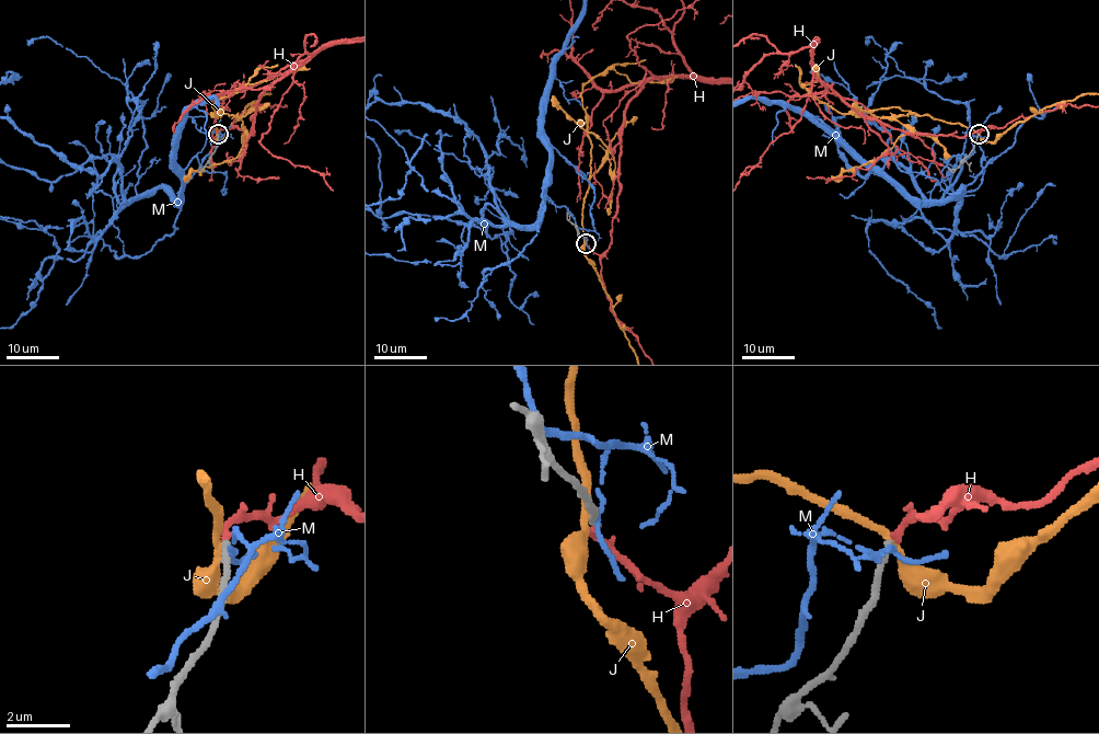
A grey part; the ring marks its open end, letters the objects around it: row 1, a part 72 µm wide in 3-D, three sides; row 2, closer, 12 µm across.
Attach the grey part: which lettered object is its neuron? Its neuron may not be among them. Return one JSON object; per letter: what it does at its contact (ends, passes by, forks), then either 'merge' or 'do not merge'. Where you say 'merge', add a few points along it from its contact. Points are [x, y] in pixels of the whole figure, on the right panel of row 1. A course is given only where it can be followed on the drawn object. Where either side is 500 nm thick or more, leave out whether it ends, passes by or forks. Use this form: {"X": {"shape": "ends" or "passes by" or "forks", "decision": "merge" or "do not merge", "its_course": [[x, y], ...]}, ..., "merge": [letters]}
{"H": {"shape": "passes by", "decision": "merge"}, "J": {"shape": "passes by", "decision": "do not merge"}, "M": {"shape": "passes by", "decision": "do not merge"}, "merge": ["H"]}

